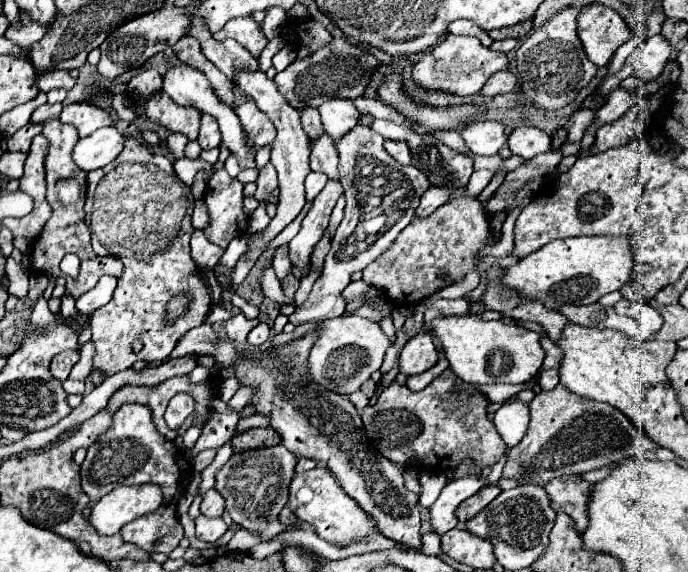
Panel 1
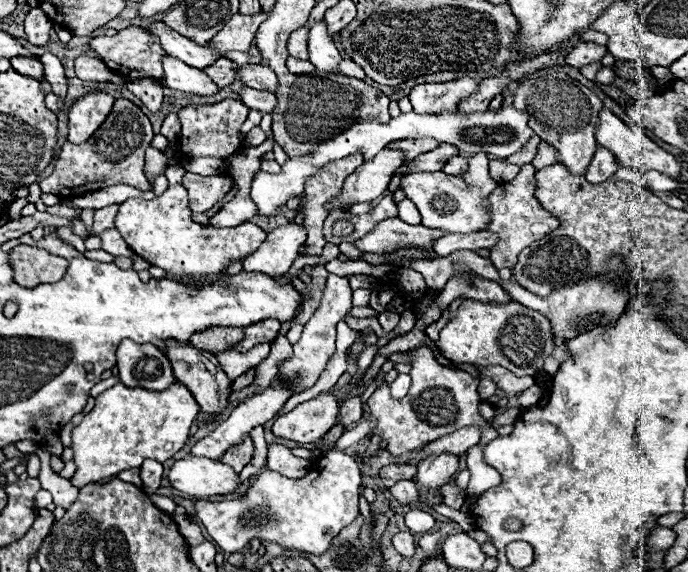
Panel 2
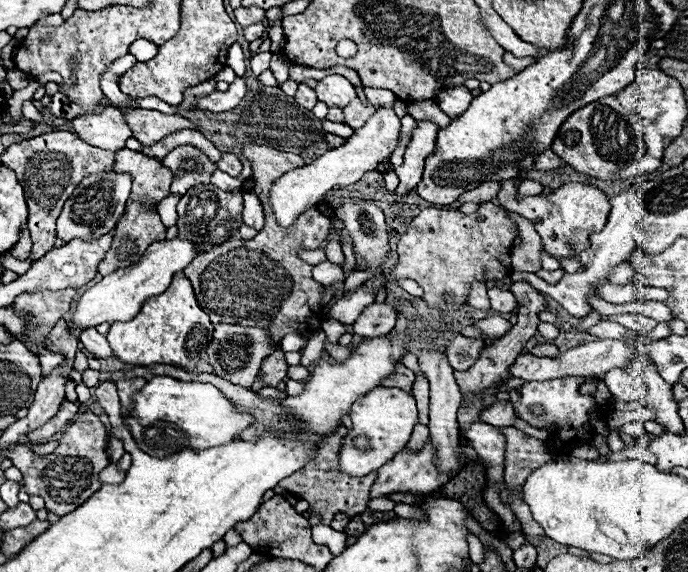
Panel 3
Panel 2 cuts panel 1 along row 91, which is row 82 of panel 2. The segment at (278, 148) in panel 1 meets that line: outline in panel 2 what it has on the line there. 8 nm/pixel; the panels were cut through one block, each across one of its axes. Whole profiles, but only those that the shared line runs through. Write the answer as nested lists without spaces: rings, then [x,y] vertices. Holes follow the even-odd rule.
[[[236,64],[236,76],[244,86],[256,88],[256,90],[276,92],[276,86],[278,86],[276,74],[262,64],[244,64],[244,66]]]

